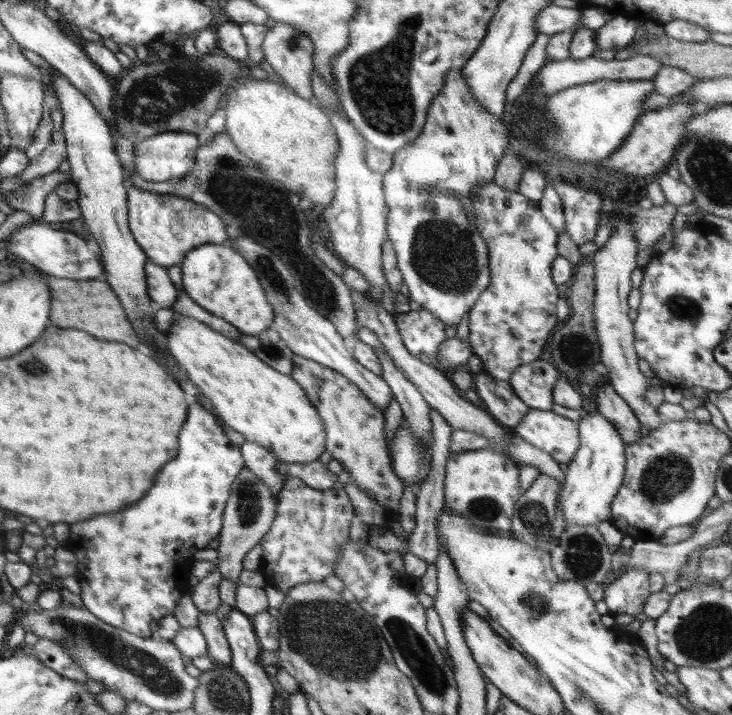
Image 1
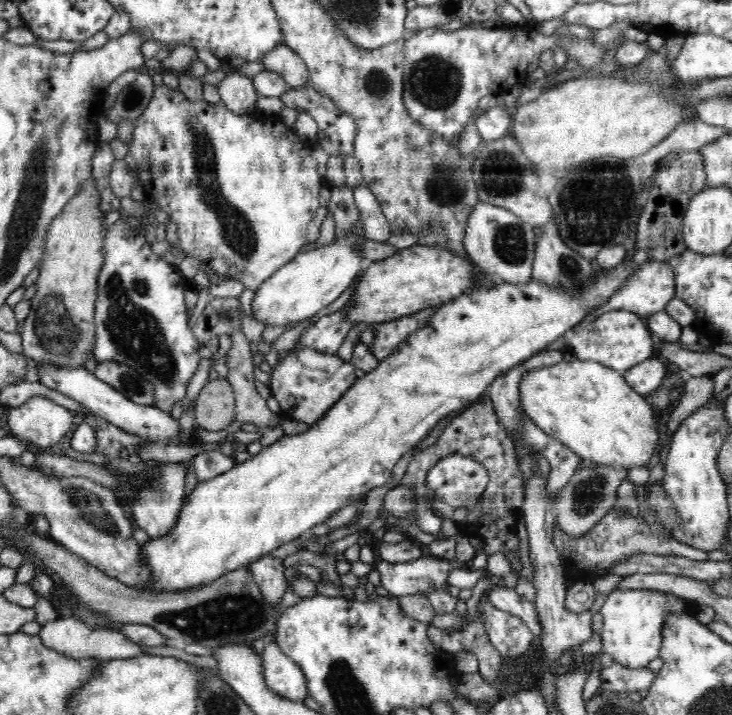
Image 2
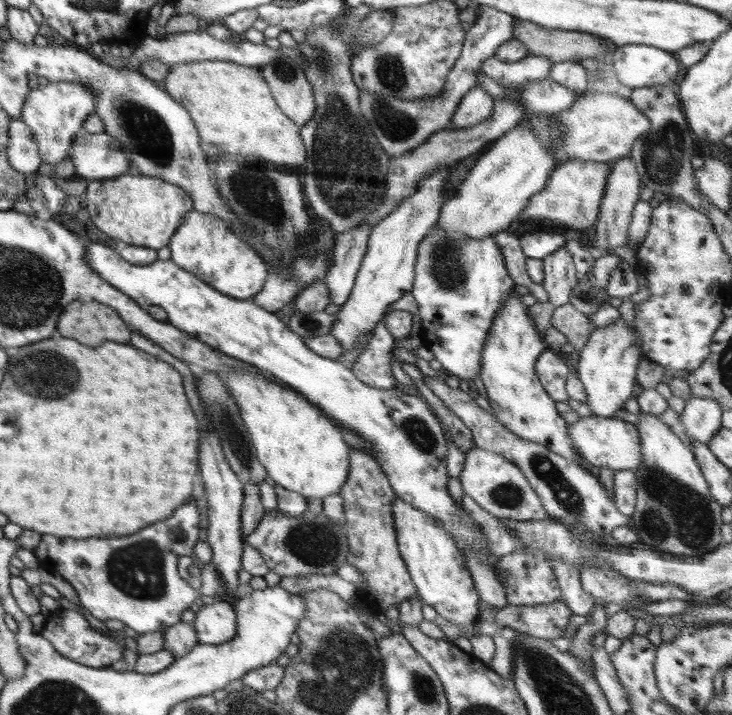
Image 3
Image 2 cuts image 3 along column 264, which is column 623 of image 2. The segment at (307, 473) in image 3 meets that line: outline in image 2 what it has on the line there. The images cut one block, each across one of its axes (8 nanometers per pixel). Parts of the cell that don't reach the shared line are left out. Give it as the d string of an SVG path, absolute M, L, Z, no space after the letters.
M566 356L556 364L546 366L546 368L534 368L534 370L525 370L522 374L522 382L520 382L520 398L521 406L524 407L525 413L538 425L546 434L555 437L560 444L567 446L572 452L575 452L582 461L592 460L593 465L609 466L610 468L644 468L650 467L655 461L660 447L660 428L656 424L656 415L652 411L652 405L646 401L641 394L638 394L625 379L624 373L612 370L608 366L602 366L602 363L595 360L575 359L569 362Z

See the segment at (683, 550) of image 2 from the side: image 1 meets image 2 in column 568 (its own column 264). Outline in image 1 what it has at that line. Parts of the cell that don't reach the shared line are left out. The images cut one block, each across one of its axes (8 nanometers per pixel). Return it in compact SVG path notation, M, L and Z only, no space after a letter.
M288 477L282 490L279 492L279 501L276 508L276 517L272 521L270 531L260 540L263 549L262 576L266 586L279 588L286 594L292 587L300 583L320 582L324 578L334 575L334 567L338 561L340 547L348 541L352 517L355 516L353 505L347 492L341 486L326 490L316 490L306 486L299 478Z

